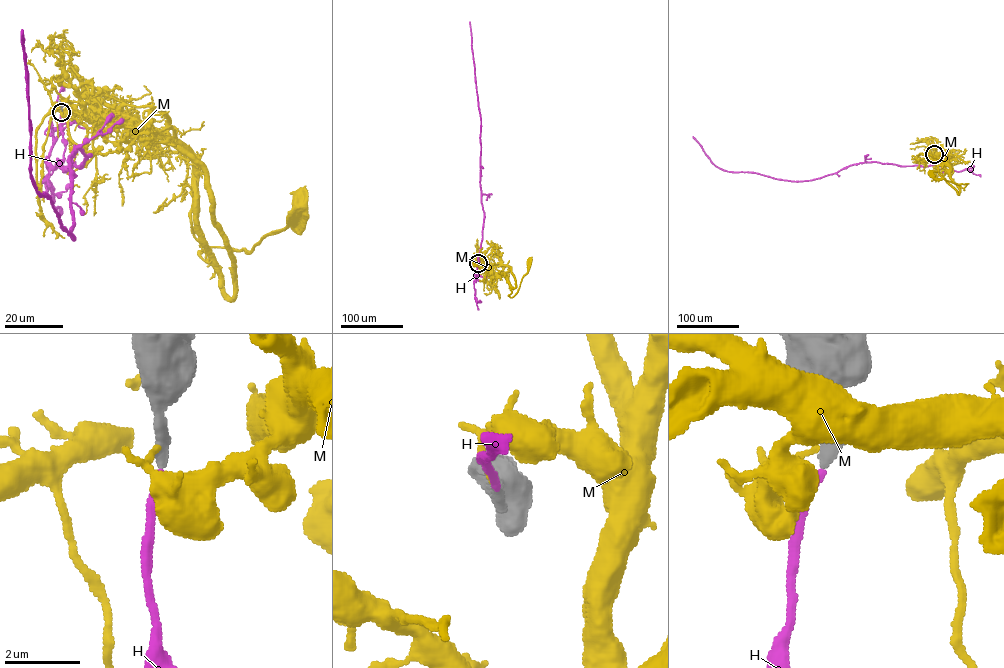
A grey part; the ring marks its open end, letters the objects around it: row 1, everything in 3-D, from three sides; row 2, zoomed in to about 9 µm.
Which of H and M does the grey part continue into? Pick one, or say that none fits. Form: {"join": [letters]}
{"join": ["H"]}

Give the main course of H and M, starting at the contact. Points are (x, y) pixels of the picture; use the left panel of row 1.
H: (61, 112), (62, 167), (81, 167), (88, 156), (76, 148), (70, 156), (73, 238), (32, 182), (21, 29)
M: (60, 111), (134, 120), (176, 143), (191, 159), (199, 241), (215, 268), (207, 248), (249, 251), (301, 203)

